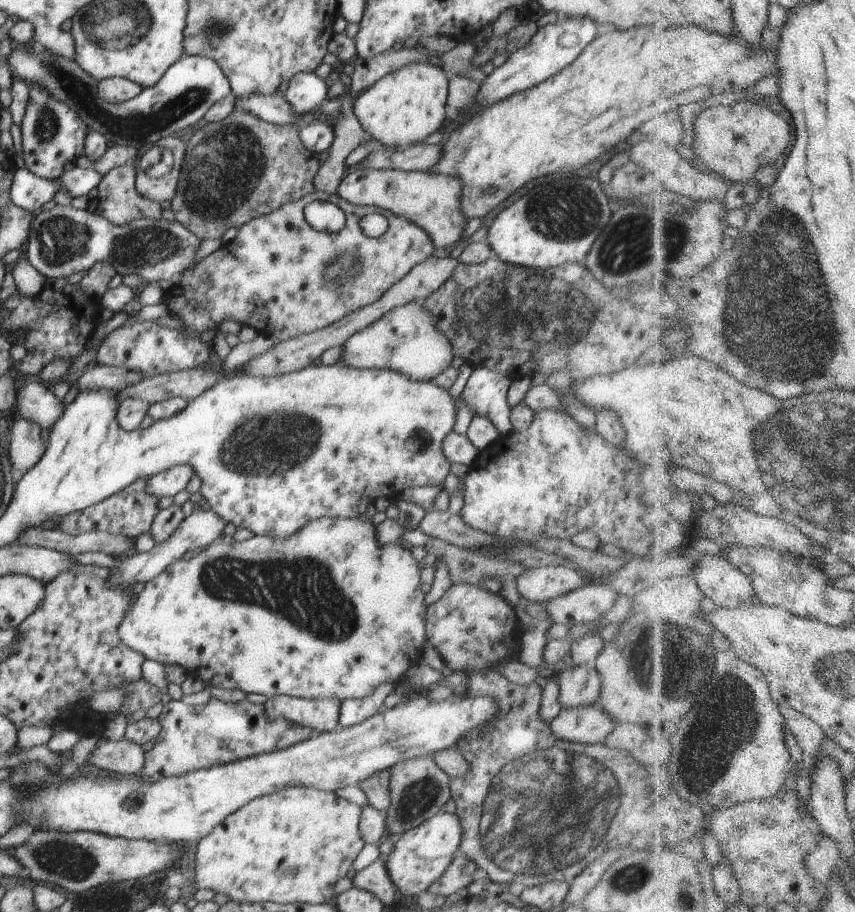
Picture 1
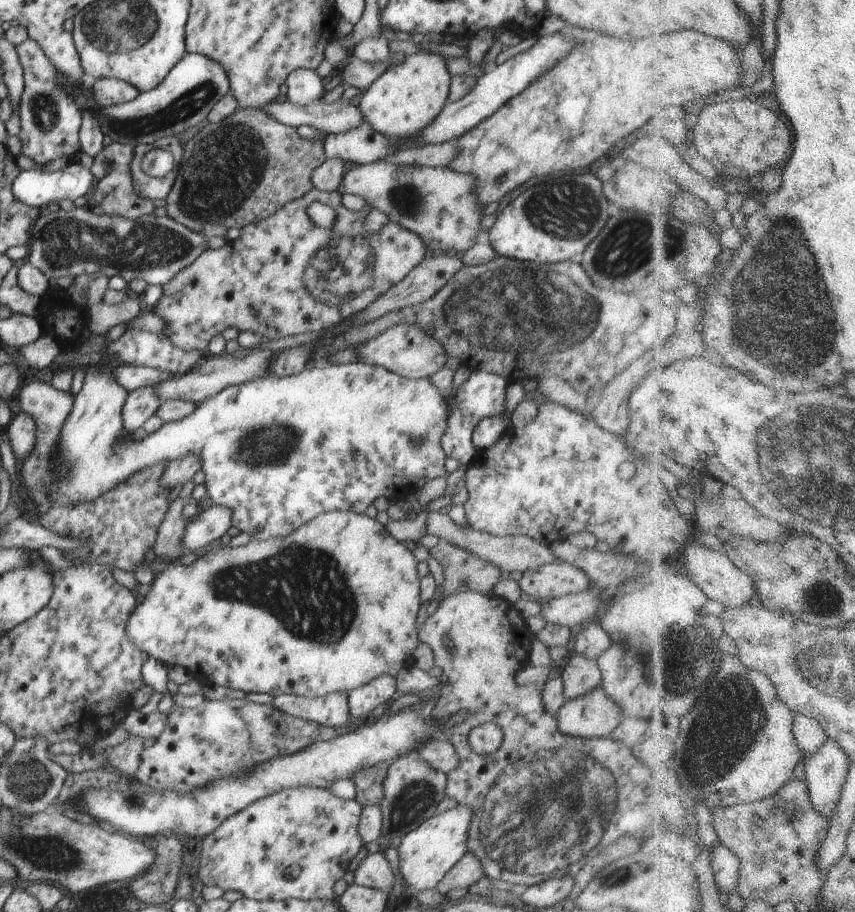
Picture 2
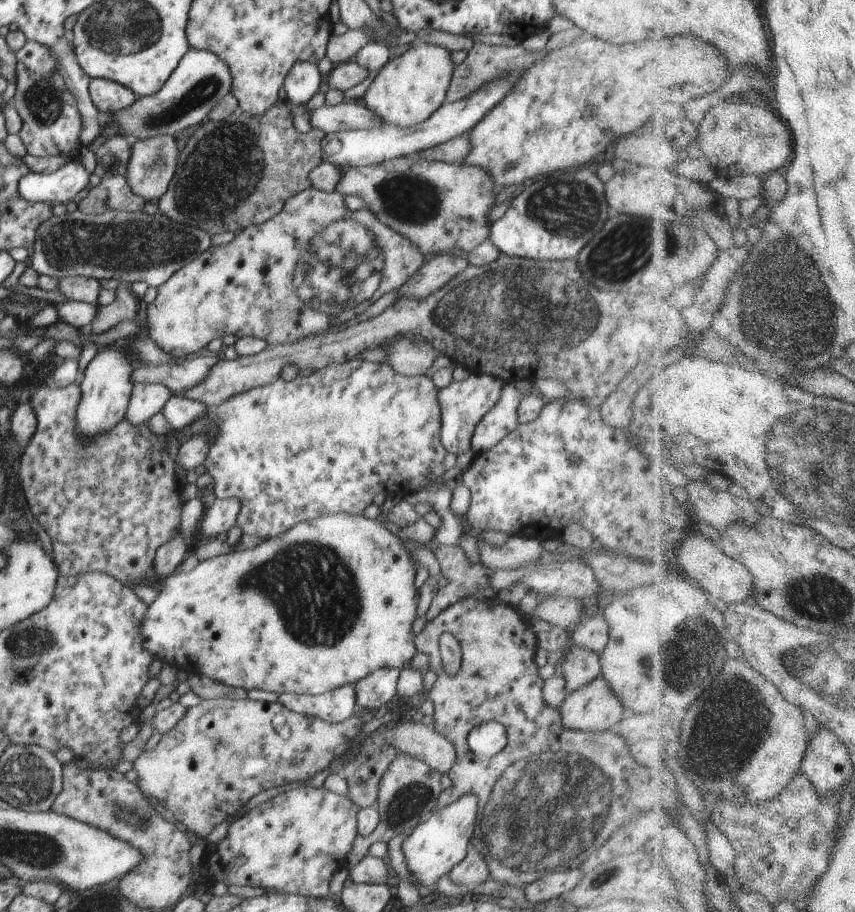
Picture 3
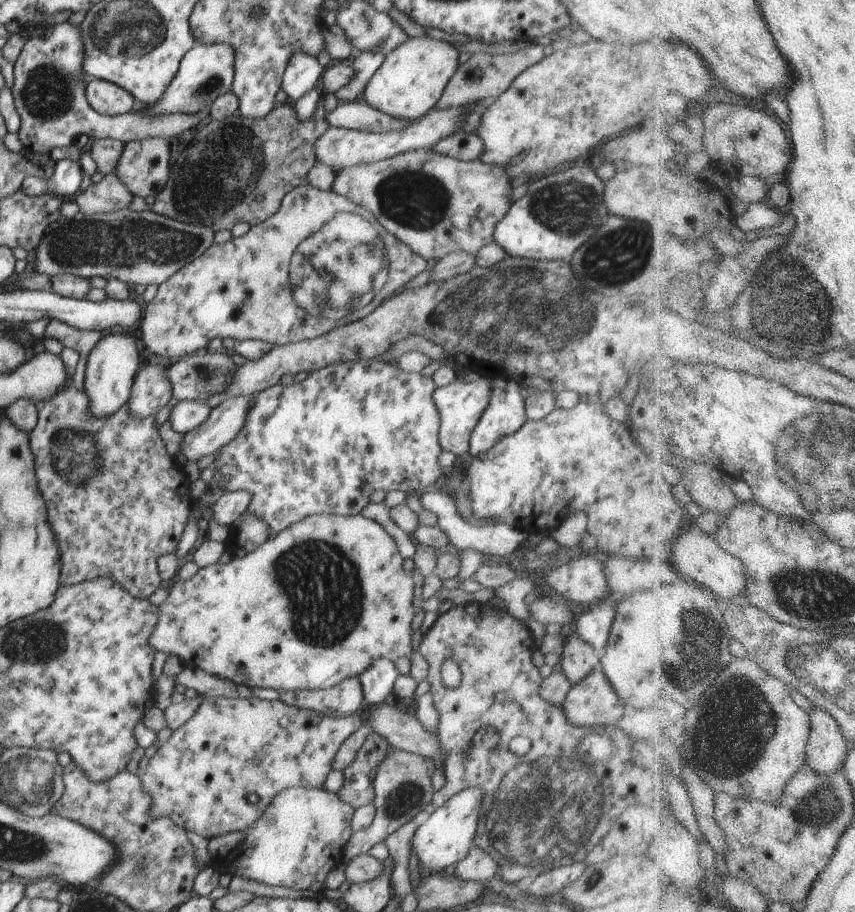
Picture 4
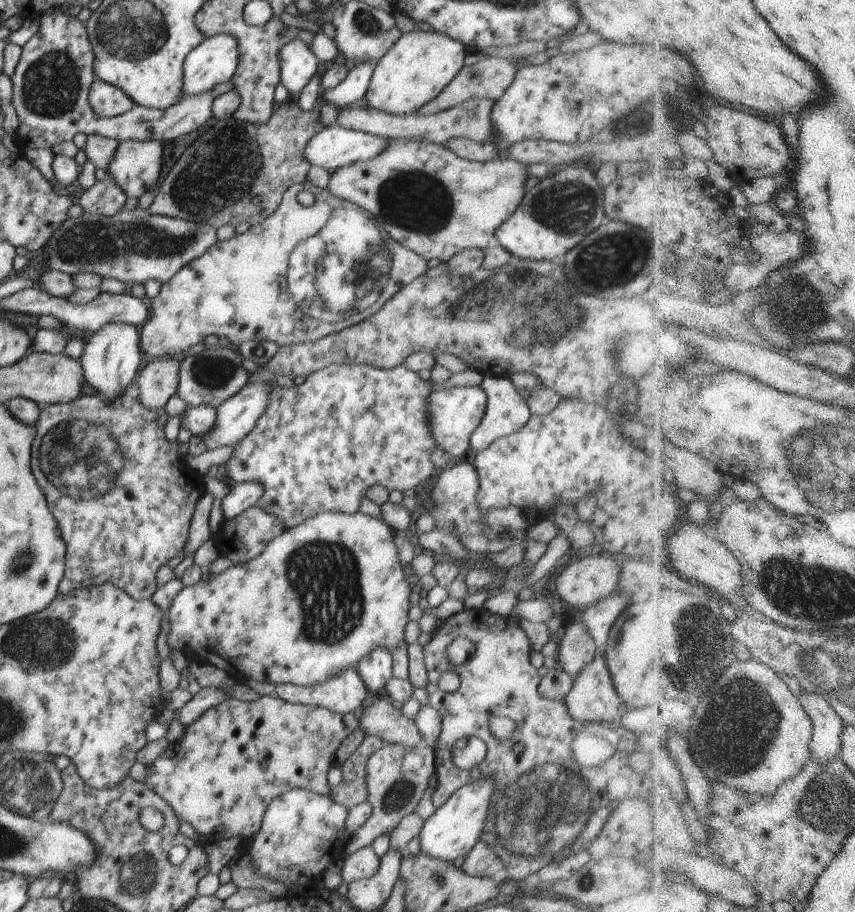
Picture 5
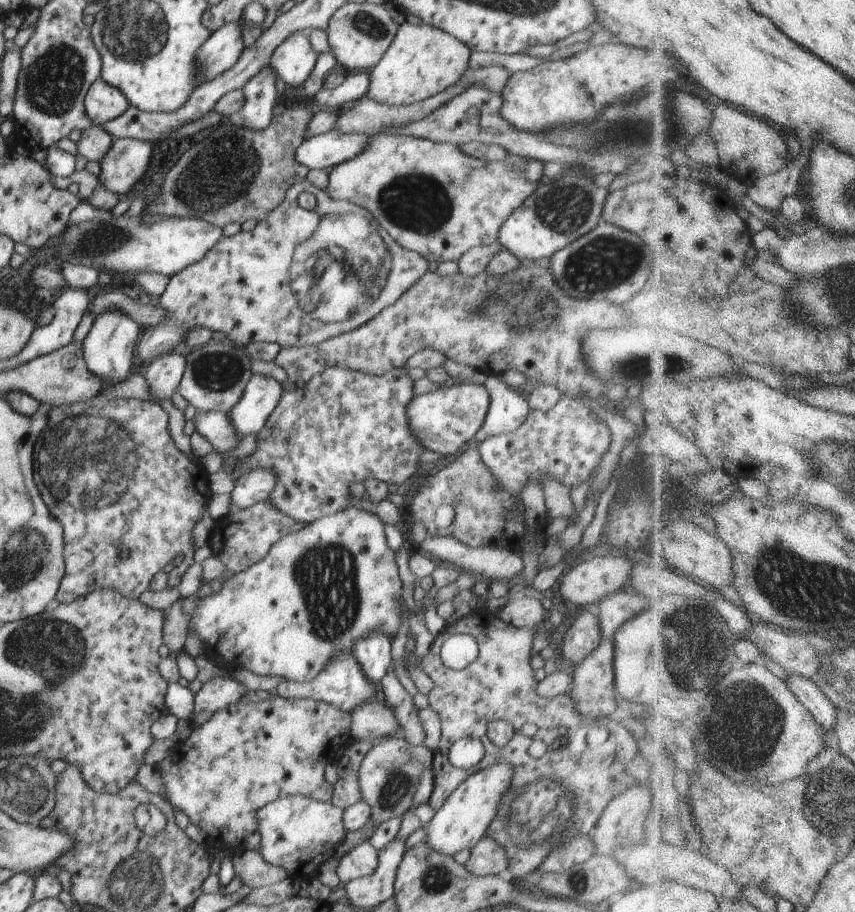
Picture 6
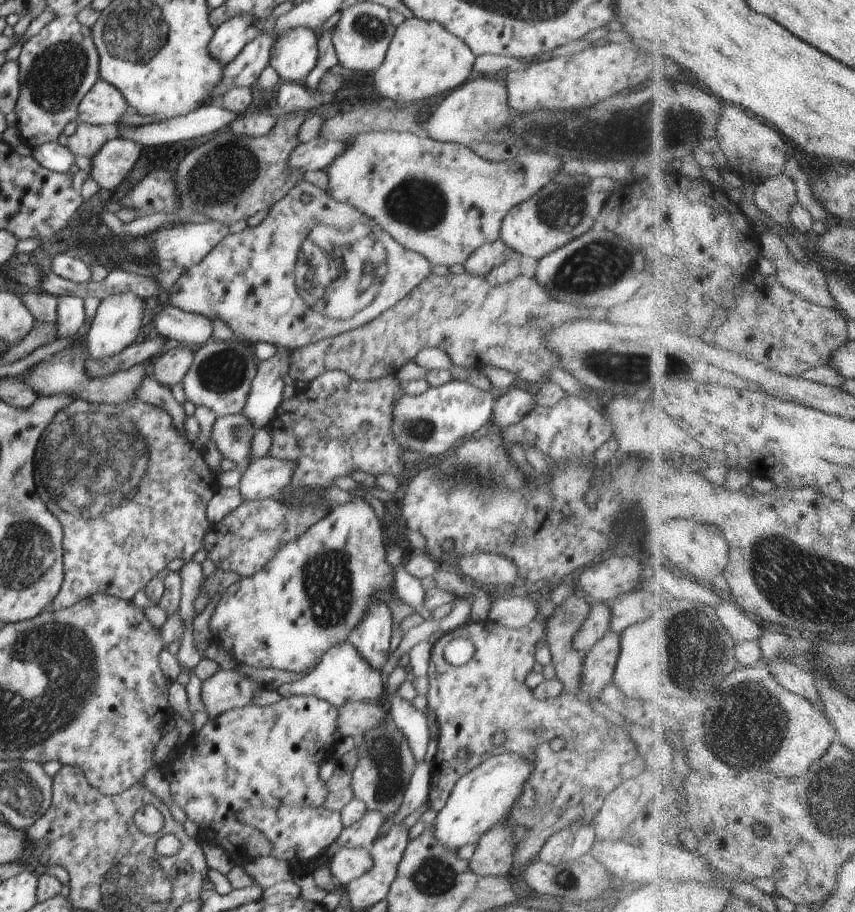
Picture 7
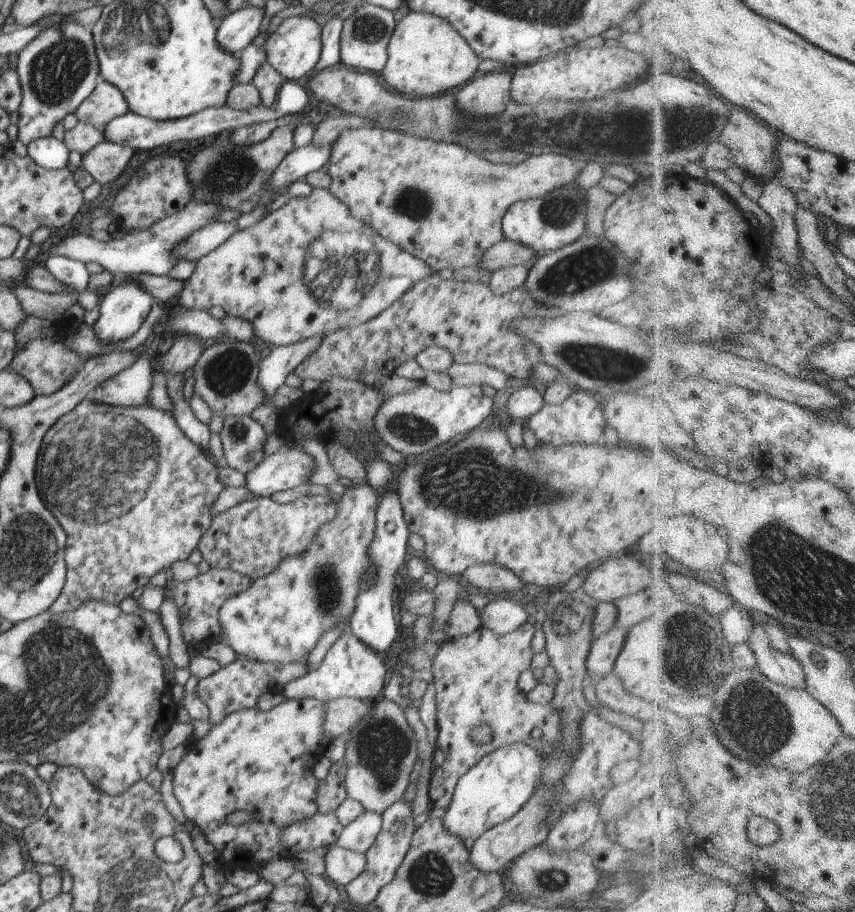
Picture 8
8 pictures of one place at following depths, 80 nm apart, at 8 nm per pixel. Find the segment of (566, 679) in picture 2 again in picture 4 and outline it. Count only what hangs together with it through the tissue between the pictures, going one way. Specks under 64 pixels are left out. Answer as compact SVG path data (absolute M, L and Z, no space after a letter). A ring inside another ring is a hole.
M573 627L566 630L566 640L561 652L560 666L571 684L582 680L592 669L600 667L600 653L582 640Z

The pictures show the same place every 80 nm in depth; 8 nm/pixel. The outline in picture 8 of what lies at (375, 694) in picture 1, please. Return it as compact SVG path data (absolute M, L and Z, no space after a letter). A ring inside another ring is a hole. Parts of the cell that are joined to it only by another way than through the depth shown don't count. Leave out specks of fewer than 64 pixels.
M396 491L385 492L376 510L376 532L372 542L370 542L370 548L368 548L374 580L372 580L372 586L370 585L368 590L362 590L360 596L356 596L356 608L348 627L348 632L364 642L368 648L378 652L381 657L384 657L398 636L392 594L394 594L396 574L408 555L409 534L408 526L403 518L403 508L399 495Z

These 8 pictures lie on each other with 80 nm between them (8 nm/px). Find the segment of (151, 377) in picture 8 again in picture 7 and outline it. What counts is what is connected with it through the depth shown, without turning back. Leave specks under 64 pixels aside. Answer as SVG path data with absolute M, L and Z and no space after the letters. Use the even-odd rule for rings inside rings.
M86 322L80 328L80 331L75 335L73 346L65 348L57 352L50 360L42 360L30 369L30 372L25 372L21 375L22 382L28 384L30 388L39 397L56 396L56 394L70 394L78 400L84 400L90 403L97 404L118 404L118 402L128 402L128 400L136 399L136 392L142 386L142 380L147 375L143 364L132 366L129 370L120 370L114 372L111 378L90 378L86 368L84 368L84 351L82 350L82 342L84 336L90 330L91 322Z

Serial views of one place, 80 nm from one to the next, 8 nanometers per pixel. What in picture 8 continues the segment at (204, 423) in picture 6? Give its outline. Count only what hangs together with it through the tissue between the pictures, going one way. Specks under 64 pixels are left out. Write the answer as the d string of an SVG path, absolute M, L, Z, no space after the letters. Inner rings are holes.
M251 415L224 418L219 436L228 466L244 475L255 470L267 456L264 442L269 435Z

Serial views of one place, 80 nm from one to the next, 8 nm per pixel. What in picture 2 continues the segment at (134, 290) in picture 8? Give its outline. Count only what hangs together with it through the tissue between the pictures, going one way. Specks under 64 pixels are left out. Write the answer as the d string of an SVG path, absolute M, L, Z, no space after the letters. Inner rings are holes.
M364 361L348 364L332 364L329 362L326 366L316 366L312 370L304 369L289 377L279 377L274 374L264 375L247 383L226 387L217 395L198 403L197 409L186 418L164 423L153 434L144 434L144 440L144 438L134 438L128 432L124 432L122 407L129 392L122 385L119 385L114 372L114 369L107 368L104 365L94 365L88 368L85 374L82 388L75 396L72 410L61 430L57 458L51 461L51 465L57 468L59 474L57 480L50 487L45 487L45 493L48 493L53 501L70 506L76 503L87 503L116 488L128 477L131 477L131 474L138 473L139 470L156 468L161 462L166 461L168 464L185 454L194 453L200 455L207 494L212 498L213 504L224 505L232 510L232 524L239 528L241 532L246 532L257 541L265 541L269 538L287 537L293 530L299 529L303 524L324 513L350 511L364 515L367 508L379 496L382 496L382 498L385 496L390 502L398 502L407 495L414 495L428 480L434 480L438 476L448 474L444 469L444 460L446 460L447 454L441 447L441 438L447 427L449 415L448 404L446 404L446 394L436 388L431 378L405 379L387 368L374 366Z

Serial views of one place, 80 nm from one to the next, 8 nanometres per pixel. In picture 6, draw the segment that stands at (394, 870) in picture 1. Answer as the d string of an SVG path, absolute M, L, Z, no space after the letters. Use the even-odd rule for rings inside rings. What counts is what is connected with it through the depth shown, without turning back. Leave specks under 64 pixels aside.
M498 761L467 776L446 802L435 812L431 821L424 825L426 842L438 852L453 857L460 850L474 848L487 834L488 827L496 818L500 804L515 778L515 766L510 761Z

